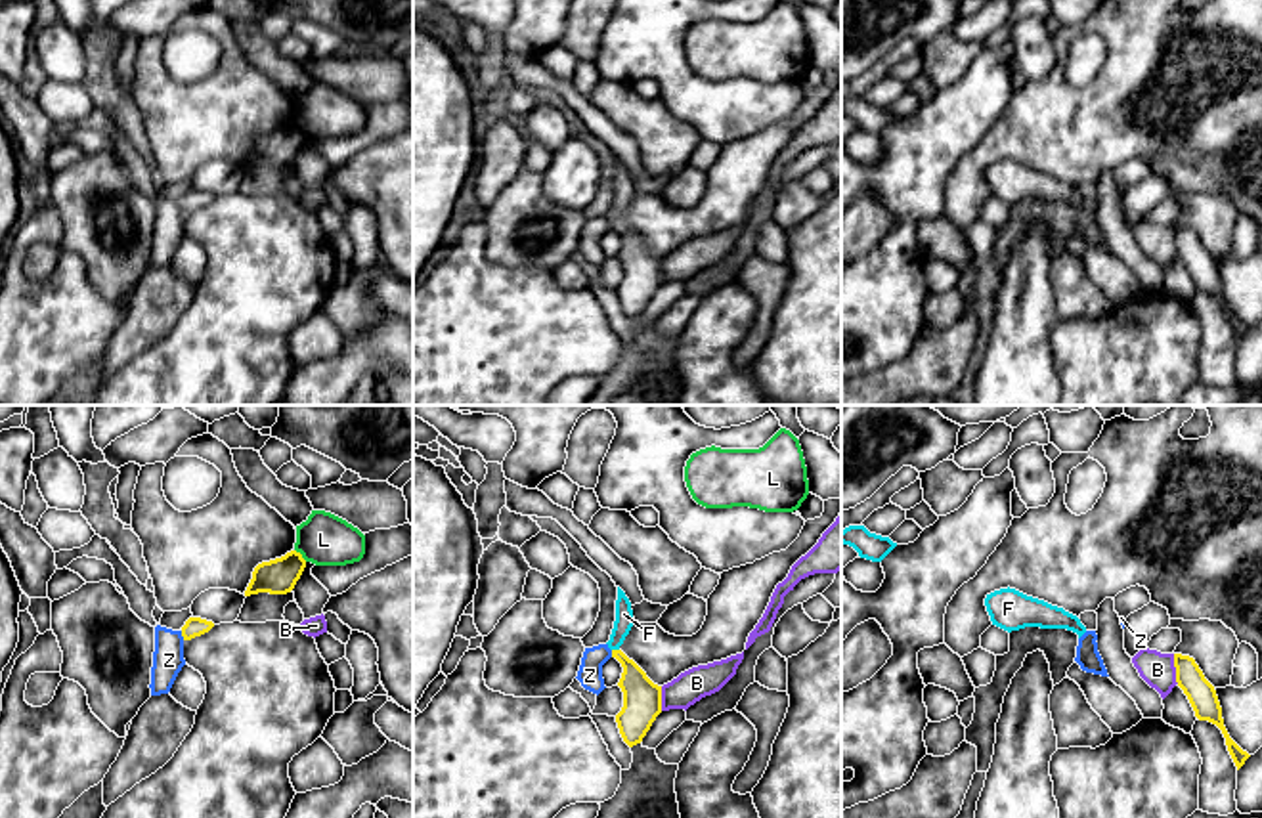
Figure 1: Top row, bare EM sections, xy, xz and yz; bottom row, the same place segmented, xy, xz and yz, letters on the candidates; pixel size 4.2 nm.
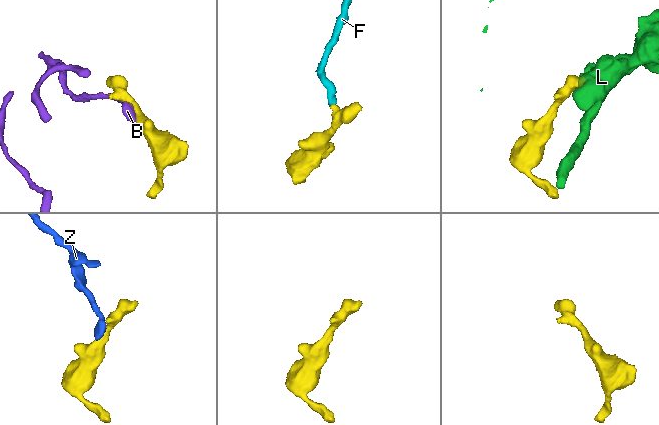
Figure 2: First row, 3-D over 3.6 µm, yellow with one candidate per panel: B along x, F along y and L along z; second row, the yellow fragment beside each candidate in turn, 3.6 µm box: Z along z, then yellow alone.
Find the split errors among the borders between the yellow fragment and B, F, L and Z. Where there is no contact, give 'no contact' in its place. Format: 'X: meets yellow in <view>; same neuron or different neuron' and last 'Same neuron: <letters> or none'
B: meets yellow in yz; different neuron
F: meets yellow in xz; same neuron
L: meets yellow in xy; different neuron
Z: meets yellow in xy; different neuron
Same neuron: F

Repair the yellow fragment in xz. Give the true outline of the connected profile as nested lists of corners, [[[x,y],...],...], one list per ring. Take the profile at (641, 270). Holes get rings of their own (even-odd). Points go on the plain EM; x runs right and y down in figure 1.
[[[618,159],[616,193],[606,216],[612,222],[612,229],[623,239],[618,254],[623,264],[623,279],[616,287],[616,294],[629,319],[642,313],[652,294],[662,285],[662,258],[654,256],[646,245],[620,222],[633,195],[631,174]]]

